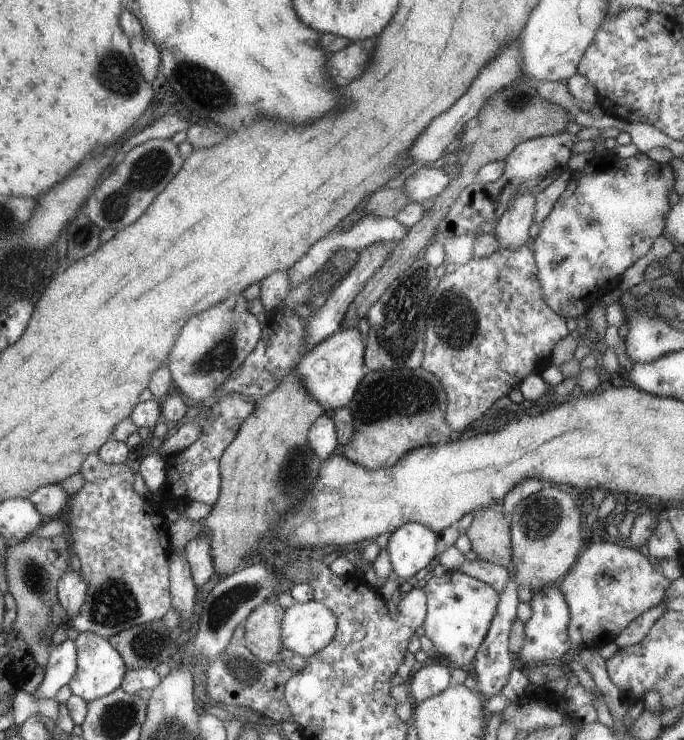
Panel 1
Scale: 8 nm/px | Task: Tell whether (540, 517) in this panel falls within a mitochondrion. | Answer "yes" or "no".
yes

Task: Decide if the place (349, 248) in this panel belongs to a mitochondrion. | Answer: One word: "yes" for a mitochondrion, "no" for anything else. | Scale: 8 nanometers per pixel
no

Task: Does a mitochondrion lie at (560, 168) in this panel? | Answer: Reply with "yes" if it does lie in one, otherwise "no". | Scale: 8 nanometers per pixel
no

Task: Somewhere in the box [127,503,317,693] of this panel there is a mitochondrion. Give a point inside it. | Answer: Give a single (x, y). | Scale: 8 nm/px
(220, 609)

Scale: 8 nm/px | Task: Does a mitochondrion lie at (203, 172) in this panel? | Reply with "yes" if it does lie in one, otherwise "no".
yes

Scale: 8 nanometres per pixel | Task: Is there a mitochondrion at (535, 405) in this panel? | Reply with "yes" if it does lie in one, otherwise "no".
no

